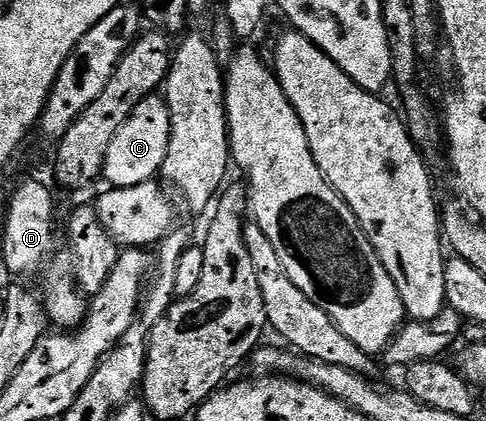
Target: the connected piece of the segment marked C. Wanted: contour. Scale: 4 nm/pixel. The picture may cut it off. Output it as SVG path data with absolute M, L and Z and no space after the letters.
M160 94L149 95L127 117L127 121L115 133L111 149L107 149L103 179L110 188L135 187L158 178L163 161L167 157L167 145L171 133L171 117Z

